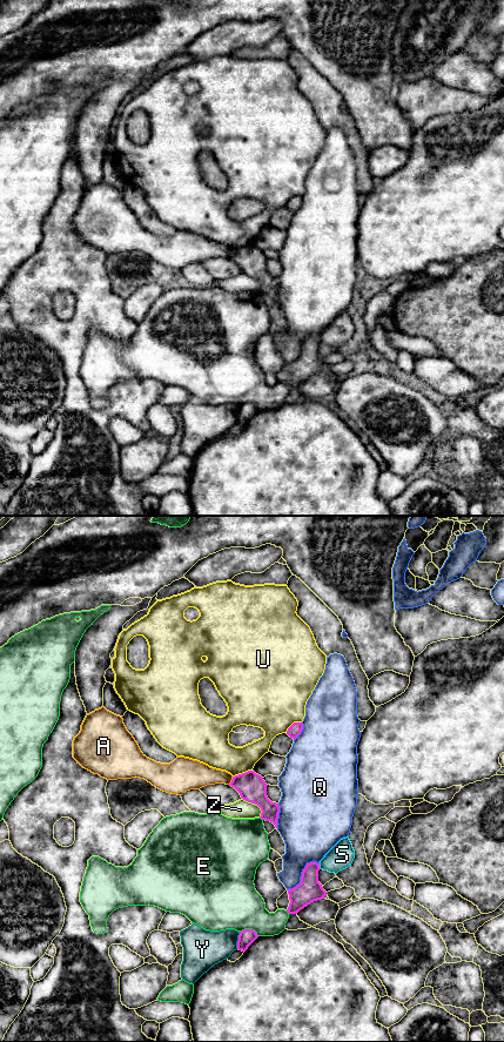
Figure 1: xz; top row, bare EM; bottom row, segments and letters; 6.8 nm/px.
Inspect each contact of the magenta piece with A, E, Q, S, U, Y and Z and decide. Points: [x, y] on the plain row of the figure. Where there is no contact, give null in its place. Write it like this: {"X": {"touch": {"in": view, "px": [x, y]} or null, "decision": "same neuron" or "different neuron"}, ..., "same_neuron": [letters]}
{"A": {"touch": {"in": "xz", "px": [232, 254]}, "decision": "different neuron"}, "E": {"touch": {"in": "xz", "px": [249, 403]}, "decision": "different neuron"}, "Q": {"touch": {"in": "xz", "px": [302, 348]}, "decision": "different neuron"}, "S": {"touch": {"in": "xz", "px": [318, 340]}, "decision": "different neuron"}, "U": {"touch": {"in": "xz", "px": [242, 247]}, "decision": "different neuron"}, "Y": {"touch": {"in": "xz", "px": [239, 414]}, "decision": "different neuron"}, "Z": {"touch": {"in": "xz", "px": [255, 277]}, "decision": "different neuron"}, "same_neuron": []}

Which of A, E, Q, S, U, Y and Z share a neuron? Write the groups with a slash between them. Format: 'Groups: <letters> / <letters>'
Groups: A E / Q / S / U / Y / Z

